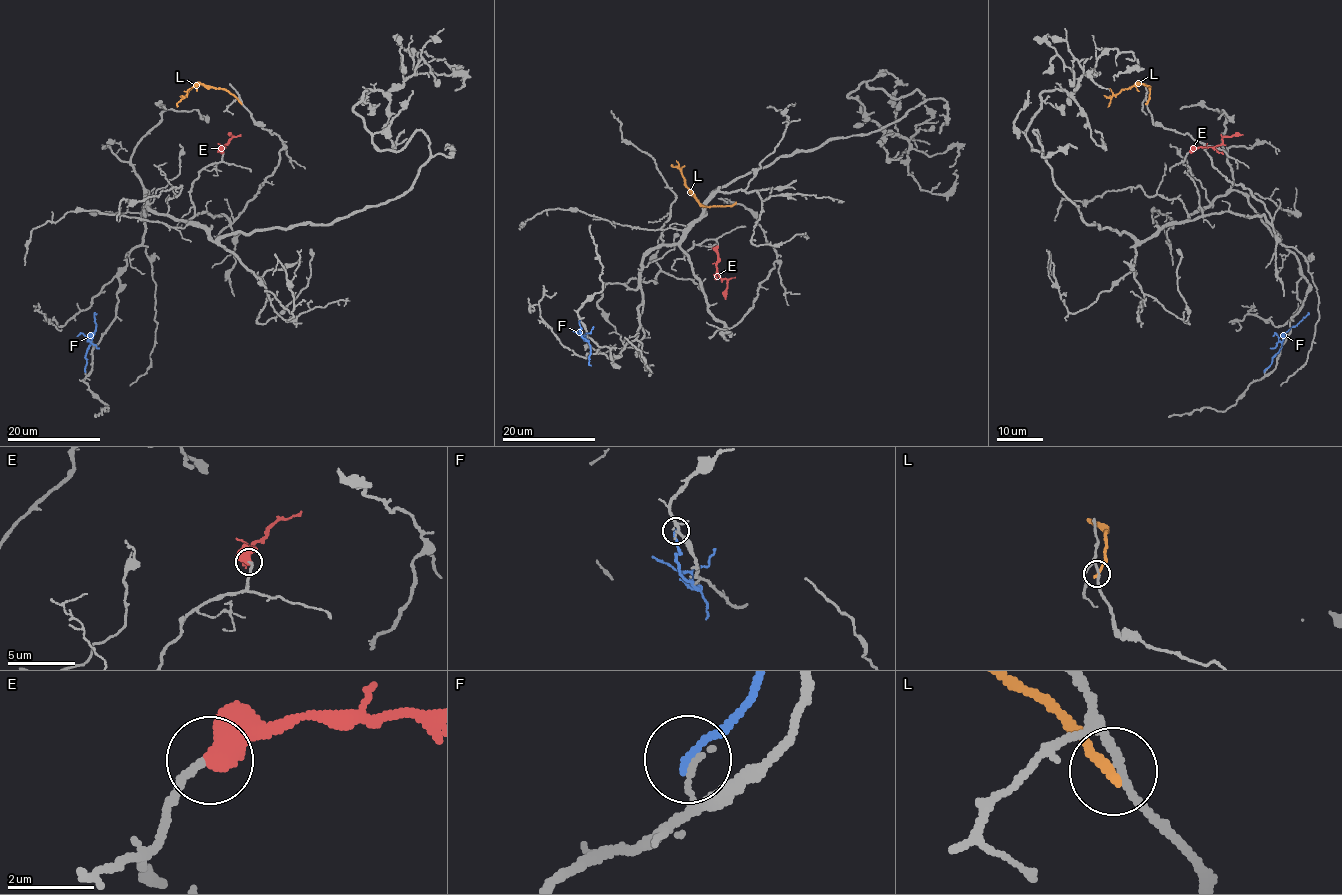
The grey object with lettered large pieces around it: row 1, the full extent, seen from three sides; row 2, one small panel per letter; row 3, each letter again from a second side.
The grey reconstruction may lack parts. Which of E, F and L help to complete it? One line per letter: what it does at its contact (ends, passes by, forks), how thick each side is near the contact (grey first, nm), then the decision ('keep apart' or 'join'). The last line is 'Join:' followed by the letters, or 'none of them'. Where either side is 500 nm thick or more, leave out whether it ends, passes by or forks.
E: 190/550 nm | join
F: it ends | 120/200 nm | keep apart
L: it ends | 140/240 nm | keep apart
Join: E

